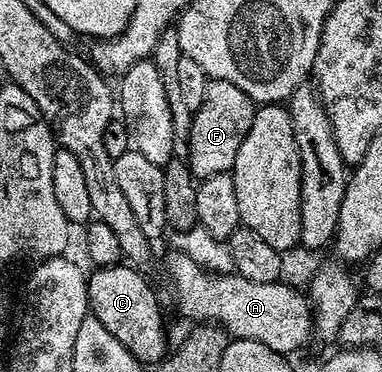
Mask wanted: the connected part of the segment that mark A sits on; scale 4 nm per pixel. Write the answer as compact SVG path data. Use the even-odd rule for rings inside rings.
M174 252L169 261L169 277L173 280L173 289L177 292L177 305L185 317L190 317L193 323L216 323L229 334L230 338L251 339L271 347L271 351L293 355L296 349L301 349L314 336L313 306L309 304L308 296L281 281L275 283L251 283L251 279L243 279L236 272L209 272L202 269L199 263L186 254Z

